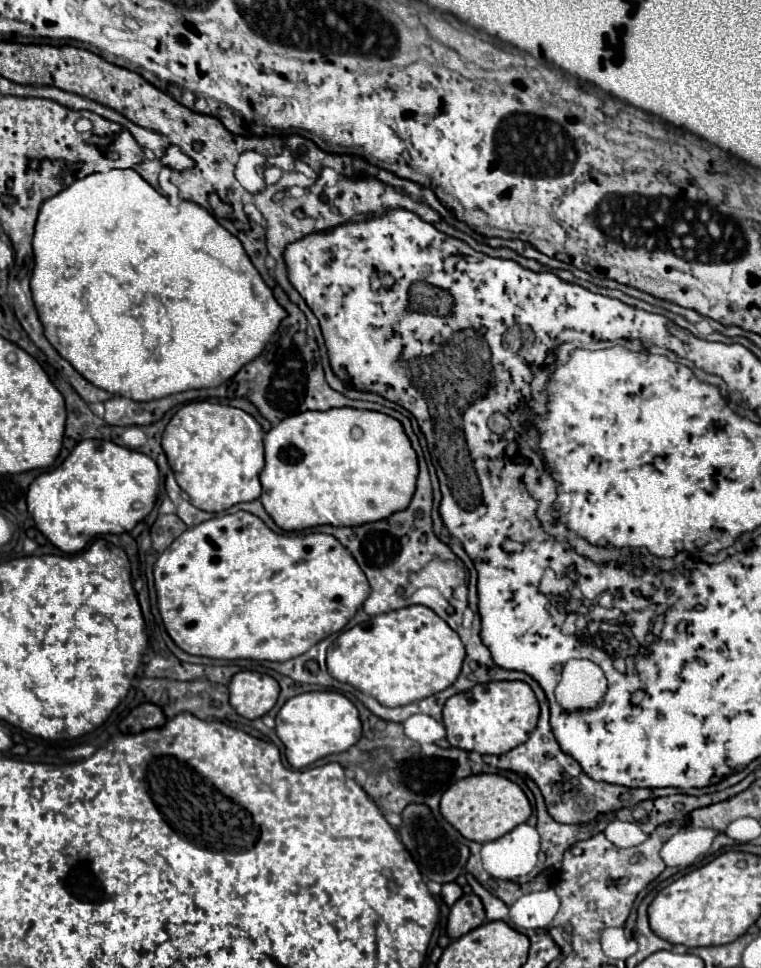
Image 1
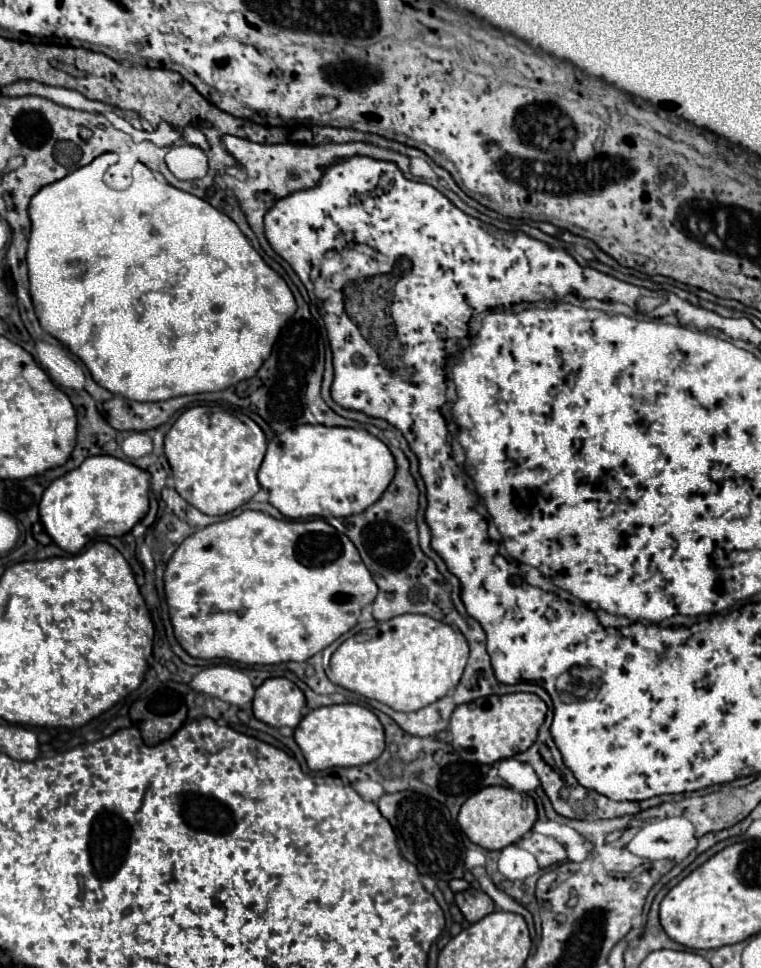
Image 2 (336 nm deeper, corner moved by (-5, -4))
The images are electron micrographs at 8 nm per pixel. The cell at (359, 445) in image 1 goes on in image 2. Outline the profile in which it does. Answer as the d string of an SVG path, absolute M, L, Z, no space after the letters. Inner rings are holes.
M303 424L291 428L279 436L275 436L269 446L267 454L261 462L257 472L261 488L269 494L269 502L287 518L345 518L351 514L359 514L371 504L375 504L381 494L387 490L395 476L395 460L389 448L369 434L367 430L359 428L327 428L321 424Z

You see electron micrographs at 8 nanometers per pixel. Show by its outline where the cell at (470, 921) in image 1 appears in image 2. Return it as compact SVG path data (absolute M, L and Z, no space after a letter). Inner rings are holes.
M463 890L455 894L455 904L463 912L463 916L469 922L477 922L479 918L487 916L489 912L495 910L493 900L485 892L473 892L473 890Z

